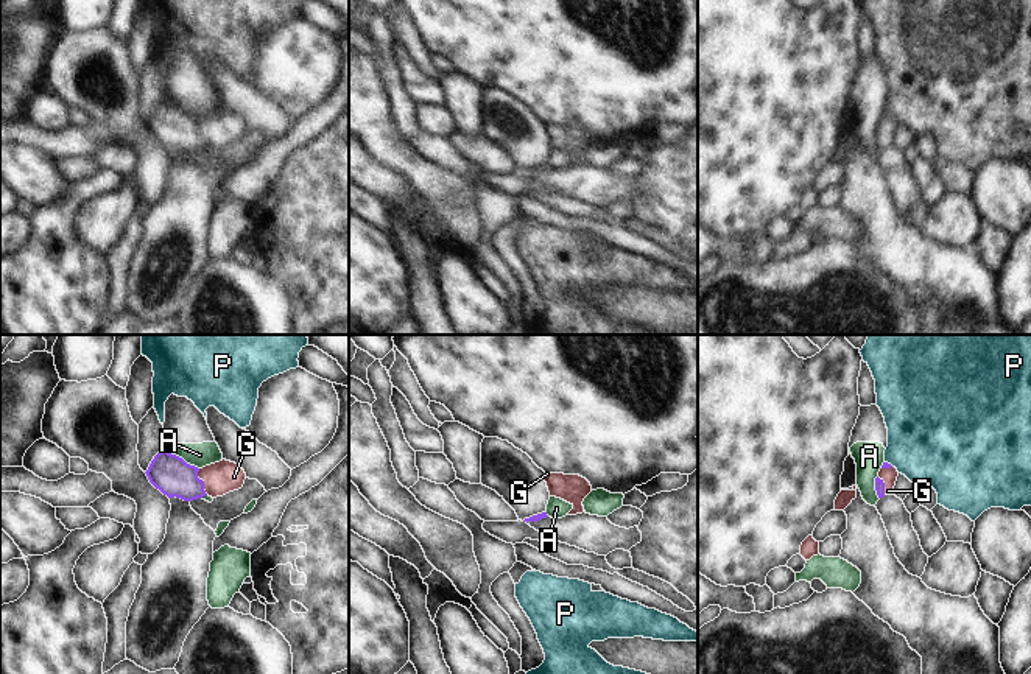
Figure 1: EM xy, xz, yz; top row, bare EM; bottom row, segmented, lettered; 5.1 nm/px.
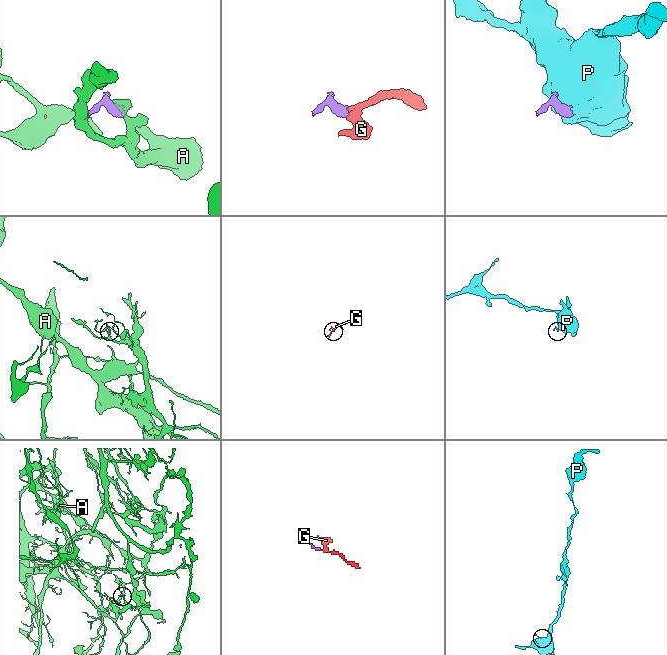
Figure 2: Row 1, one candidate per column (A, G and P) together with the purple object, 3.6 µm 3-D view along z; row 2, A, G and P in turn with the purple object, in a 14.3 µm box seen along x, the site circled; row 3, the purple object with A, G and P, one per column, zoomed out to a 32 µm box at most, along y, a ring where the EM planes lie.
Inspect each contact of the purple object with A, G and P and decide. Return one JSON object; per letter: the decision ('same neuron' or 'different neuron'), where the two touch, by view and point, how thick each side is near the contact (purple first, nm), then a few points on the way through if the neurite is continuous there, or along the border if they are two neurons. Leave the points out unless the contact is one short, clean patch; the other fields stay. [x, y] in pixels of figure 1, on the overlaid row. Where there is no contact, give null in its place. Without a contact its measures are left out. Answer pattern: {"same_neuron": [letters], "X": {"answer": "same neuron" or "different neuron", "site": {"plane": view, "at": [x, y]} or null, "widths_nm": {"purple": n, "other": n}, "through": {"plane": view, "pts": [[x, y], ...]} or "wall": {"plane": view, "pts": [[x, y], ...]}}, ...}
{"same_neuron": ["G"], "A": {"answer": "different neuron", "site": {"plane": "xy", "at": [181, 458]}, "widths_nm": {"purple": 200, "other": 130}, "wall": {"plane": "xy", "pts": [[167, 452], [181, 456], [198, 469]]}}, "G": {"answer": "same neuron", "site": {"plane": "xy", "at": [203, 481]}, "widths_nm": {"purple": 200, "other": 170}, "through": {"plane": "xy", "pts": [[172, 475], [184, 481], [203, 481], [220, 478]]}}, "P": {"answer": "different neuron", "site": {"plane": "yz", "at": [890, 464]}, "widths_nm": {"purple": 30, "other": 460}, "wall": {"plane": "yz", "pts": [[885, 461], [893, 466]]}}}

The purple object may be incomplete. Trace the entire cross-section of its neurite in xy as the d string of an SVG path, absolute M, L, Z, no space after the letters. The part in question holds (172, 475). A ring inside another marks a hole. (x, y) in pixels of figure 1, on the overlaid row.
M159 451L145 472L150 483L168 498L193 501L206 495L216 498L243 487L246 473L230 461L220 461L202 469L182 458Z

